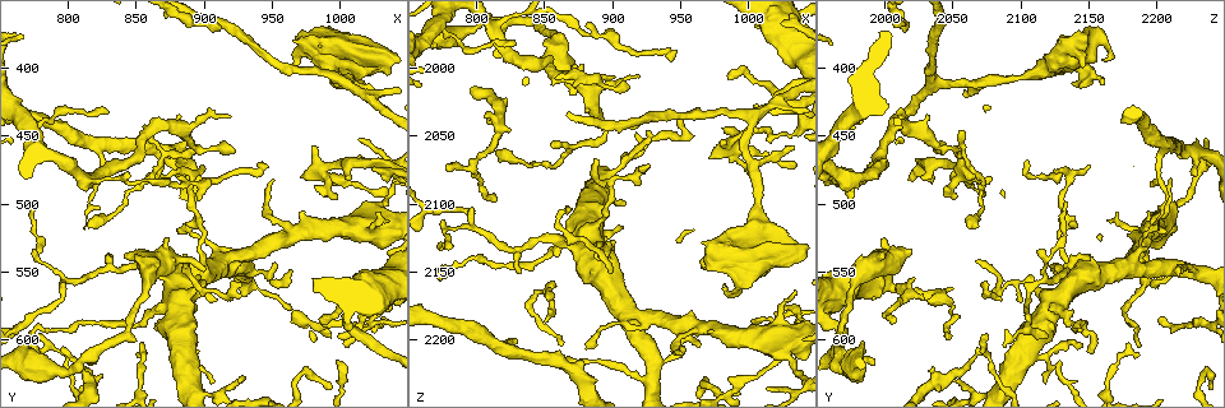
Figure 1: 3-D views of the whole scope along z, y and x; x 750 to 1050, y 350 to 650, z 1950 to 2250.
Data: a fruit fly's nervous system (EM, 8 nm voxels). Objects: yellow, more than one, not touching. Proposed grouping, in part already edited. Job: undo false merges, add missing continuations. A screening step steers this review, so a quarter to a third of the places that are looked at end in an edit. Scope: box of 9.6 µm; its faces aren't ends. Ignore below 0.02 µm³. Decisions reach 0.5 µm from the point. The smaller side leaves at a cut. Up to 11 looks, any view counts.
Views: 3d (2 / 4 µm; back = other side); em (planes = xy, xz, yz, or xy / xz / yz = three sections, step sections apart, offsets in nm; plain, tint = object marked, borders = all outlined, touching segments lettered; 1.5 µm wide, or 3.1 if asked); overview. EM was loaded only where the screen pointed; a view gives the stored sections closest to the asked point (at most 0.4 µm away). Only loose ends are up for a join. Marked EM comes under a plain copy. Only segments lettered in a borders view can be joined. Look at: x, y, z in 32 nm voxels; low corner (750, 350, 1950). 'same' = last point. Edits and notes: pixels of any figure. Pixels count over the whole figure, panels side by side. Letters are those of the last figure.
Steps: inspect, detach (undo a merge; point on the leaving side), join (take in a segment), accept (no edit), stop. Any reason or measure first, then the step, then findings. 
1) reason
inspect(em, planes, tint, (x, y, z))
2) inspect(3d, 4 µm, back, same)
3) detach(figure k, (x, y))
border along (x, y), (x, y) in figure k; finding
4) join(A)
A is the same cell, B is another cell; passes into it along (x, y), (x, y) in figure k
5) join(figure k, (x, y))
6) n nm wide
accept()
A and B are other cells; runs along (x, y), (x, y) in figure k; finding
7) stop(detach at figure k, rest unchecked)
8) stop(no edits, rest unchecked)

thin end
inspect(3d, 2 µm, back, (1032, 586, 2200))

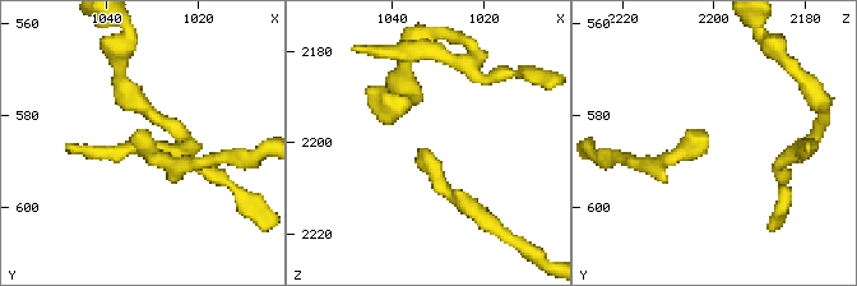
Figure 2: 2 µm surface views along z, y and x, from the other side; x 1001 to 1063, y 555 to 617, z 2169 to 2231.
shape alone is not enough
inspect(em, yz, step 4, tint, (1032, 588, 2202))

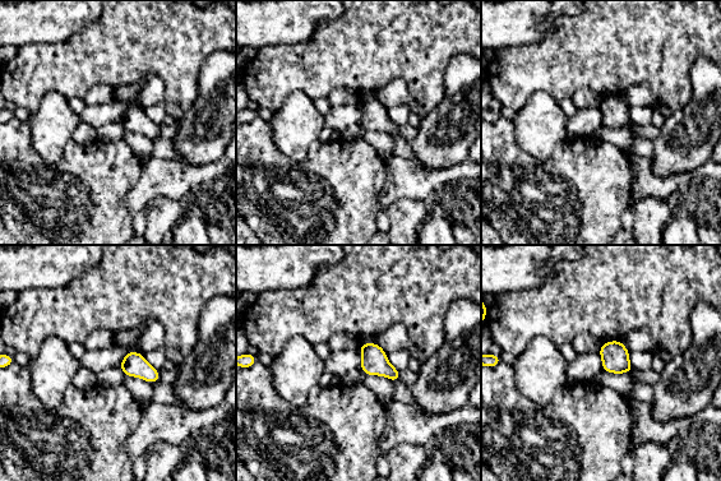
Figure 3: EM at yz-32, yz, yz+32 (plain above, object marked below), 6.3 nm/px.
cut it another way
inspect(em, planes, borders, same)

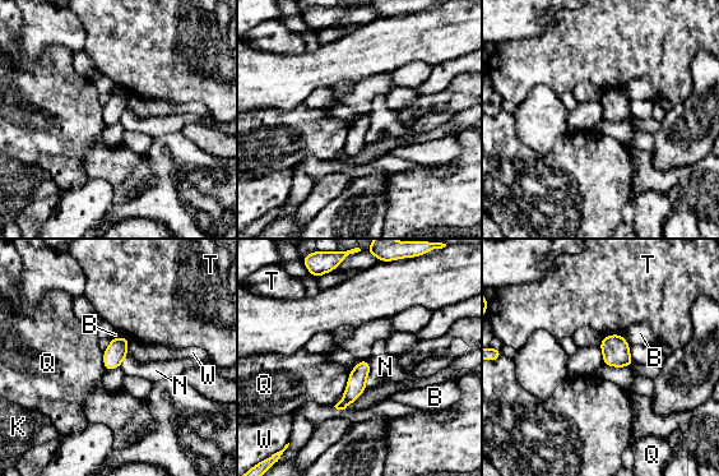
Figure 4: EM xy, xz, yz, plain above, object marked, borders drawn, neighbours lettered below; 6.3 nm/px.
accept()
B, K, N, Q, T and W are other cells; runs along (366, 363), (355, 389), (339, 406) in figure 4; none of them fits

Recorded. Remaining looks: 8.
tapers out
inspect(em, yz, step 4, borders, (1032, 418, 2060))

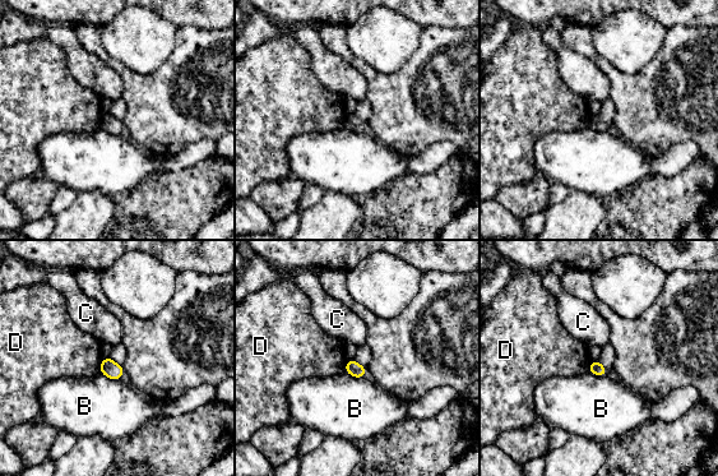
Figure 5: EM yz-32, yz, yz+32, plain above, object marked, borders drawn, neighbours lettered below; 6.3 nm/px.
90 nm wide
accept()
B, C and D are other cells; border along (100, 373), (119, 380) in figure 5; none of them fits

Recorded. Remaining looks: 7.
branch stops here
inspect(3d, 4 µm, back, (1014, 410, 2138))

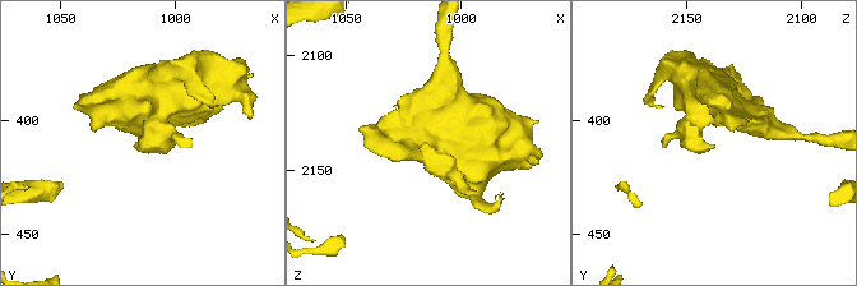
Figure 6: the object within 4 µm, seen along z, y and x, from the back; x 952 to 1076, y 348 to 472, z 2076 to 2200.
inspect(em, yz, step 4, tint, (1016, 411, 2138))

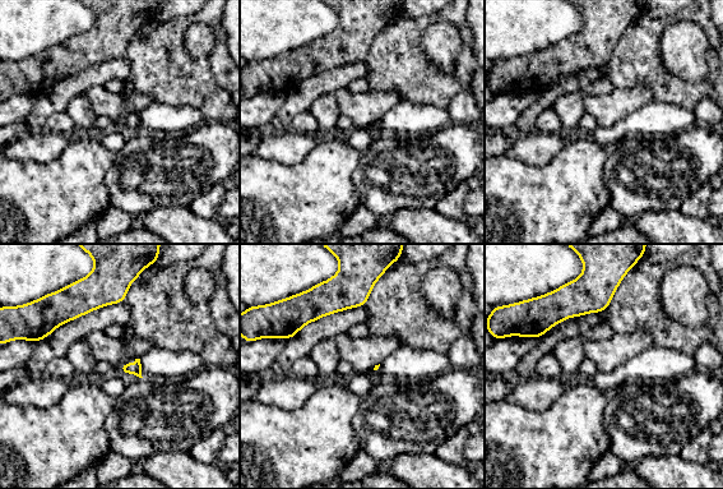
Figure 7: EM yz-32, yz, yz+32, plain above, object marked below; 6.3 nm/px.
inspect(em, planes, borders, same)

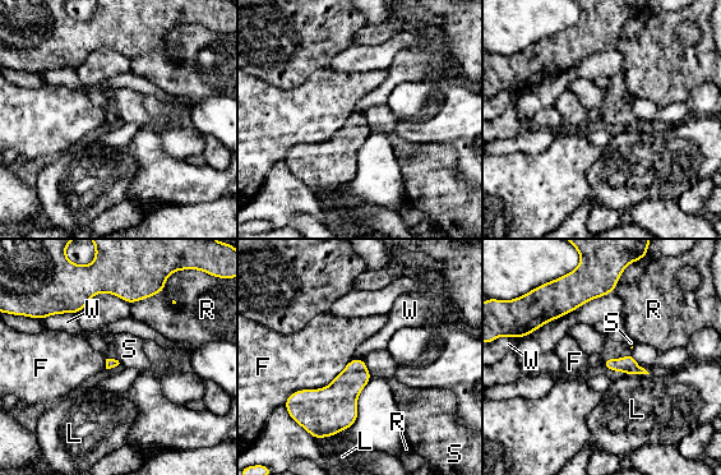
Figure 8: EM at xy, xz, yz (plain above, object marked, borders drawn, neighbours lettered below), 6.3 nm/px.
accept()
F, L, R, S and W are other cells; none of them fits

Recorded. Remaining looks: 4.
inspect(em, yz, step 8, borders, (1034, 512, 2164))

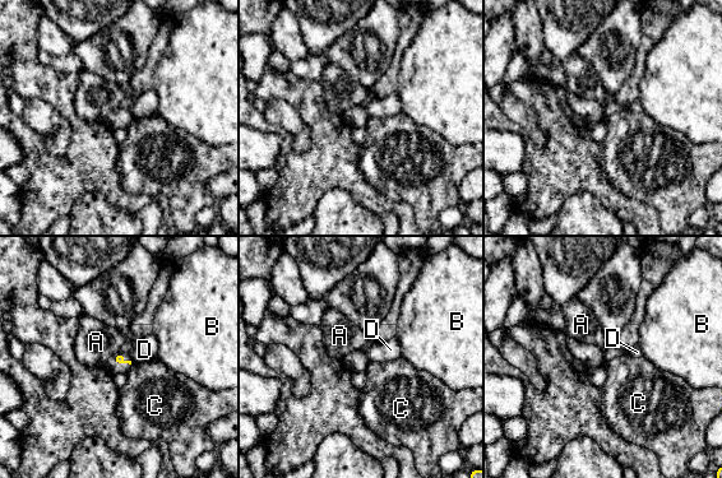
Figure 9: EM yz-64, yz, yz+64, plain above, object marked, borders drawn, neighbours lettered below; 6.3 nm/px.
inspect(em, planes, borders, same)

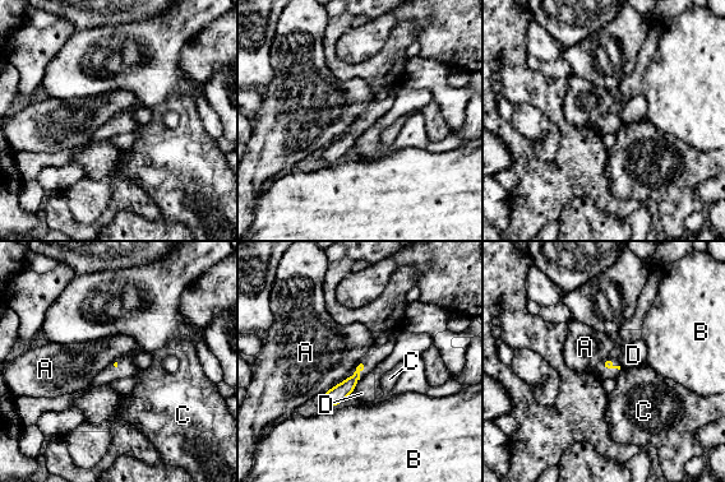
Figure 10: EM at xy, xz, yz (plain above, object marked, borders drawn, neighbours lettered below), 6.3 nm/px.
accept()
A, B, C and D are other cells; border along (329, 388), (324, 393) in figure 10; no lettered segment goes on from it

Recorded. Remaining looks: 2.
stops while still wide
inspect(em, xz, step 8, tint, (874, 526, 2000))

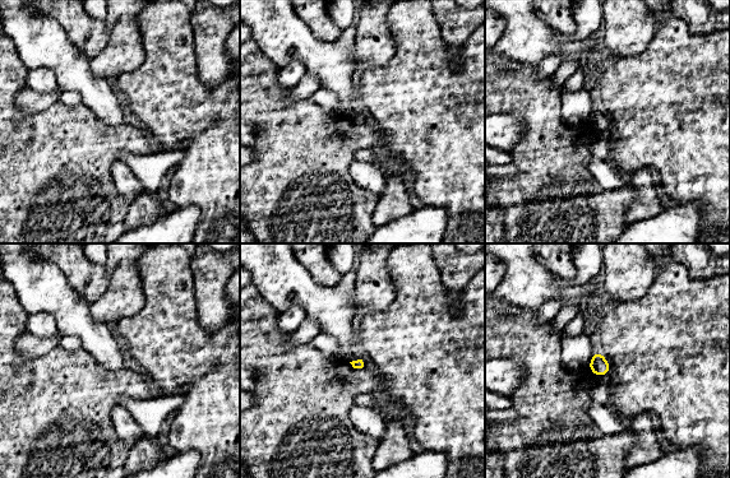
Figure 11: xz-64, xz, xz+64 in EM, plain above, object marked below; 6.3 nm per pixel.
cut it another way
inspect(em, planes, borders, same)

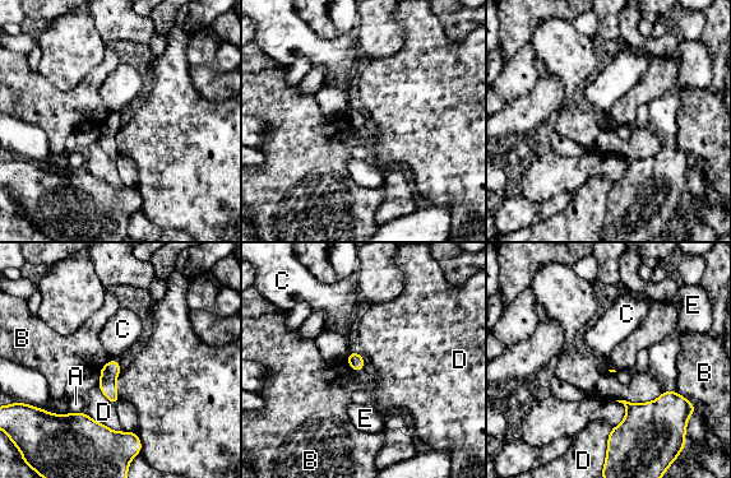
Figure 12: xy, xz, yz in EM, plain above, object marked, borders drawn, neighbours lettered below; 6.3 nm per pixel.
accept()
A, B, C, D and E are other cells; no lettered segment goes on from it

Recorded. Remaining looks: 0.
stop(no edits, rest unchecked)

